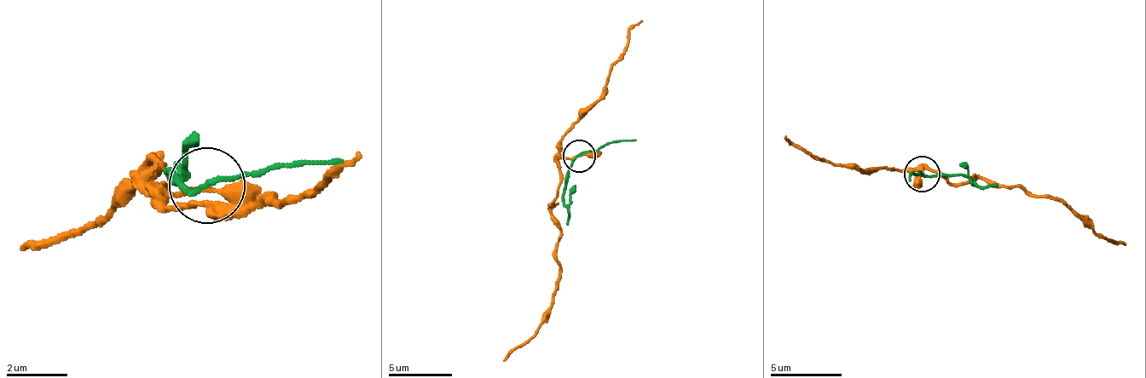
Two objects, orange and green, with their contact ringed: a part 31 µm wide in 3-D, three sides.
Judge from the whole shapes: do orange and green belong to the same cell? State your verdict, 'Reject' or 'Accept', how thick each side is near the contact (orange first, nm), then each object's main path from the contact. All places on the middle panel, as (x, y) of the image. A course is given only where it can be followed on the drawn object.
Reject. Thickness 200 nm (orange) against 150 nm. Course of orange: (578, 153), (558, 161), (552, 219), (559, 243), (556, 256), (559, 286), (550, 312), (502, 362). Course of green: (578, 157), (569, 170), (565, 225)

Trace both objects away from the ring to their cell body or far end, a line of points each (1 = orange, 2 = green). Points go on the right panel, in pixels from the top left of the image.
1: (918, 173), (926, 168), (954, 184), (990, 179), (1019, 185), (1030, 193), (1062, 204), (1084, 224), (1125, 245)
2: (923, 173), (998, 184)

